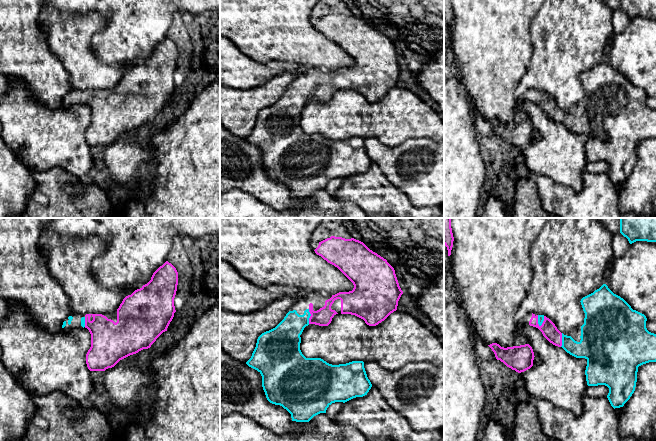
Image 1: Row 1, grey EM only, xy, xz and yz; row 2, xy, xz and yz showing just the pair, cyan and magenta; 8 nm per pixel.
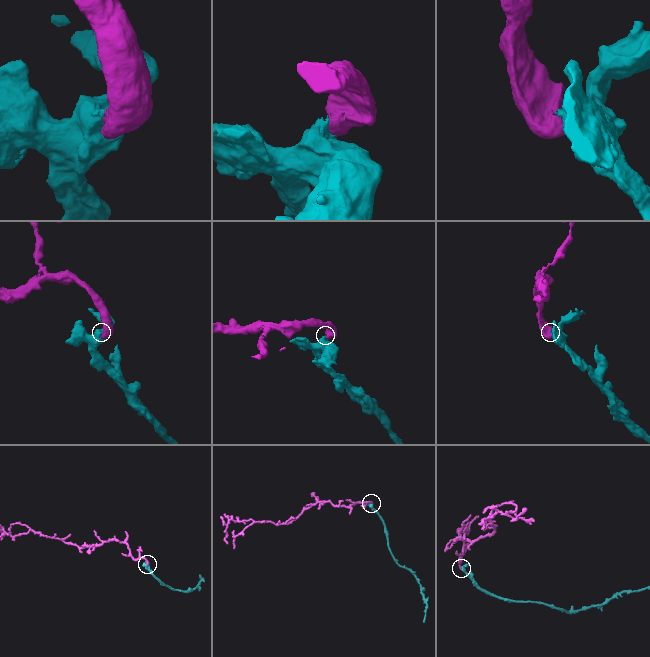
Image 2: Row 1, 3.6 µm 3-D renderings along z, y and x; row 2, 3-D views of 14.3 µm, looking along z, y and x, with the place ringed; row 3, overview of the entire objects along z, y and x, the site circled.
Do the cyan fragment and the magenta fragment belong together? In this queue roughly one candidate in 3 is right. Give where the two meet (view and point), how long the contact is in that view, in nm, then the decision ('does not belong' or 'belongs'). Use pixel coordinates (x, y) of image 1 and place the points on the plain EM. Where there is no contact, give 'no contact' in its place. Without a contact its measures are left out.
xz (310, 91) | 120 nm | belongs

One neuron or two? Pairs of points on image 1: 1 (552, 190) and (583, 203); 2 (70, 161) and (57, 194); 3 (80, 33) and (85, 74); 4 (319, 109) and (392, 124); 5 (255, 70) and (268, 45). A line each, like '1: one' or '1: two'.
1: one
2: two
3: one
4: one
5: two

